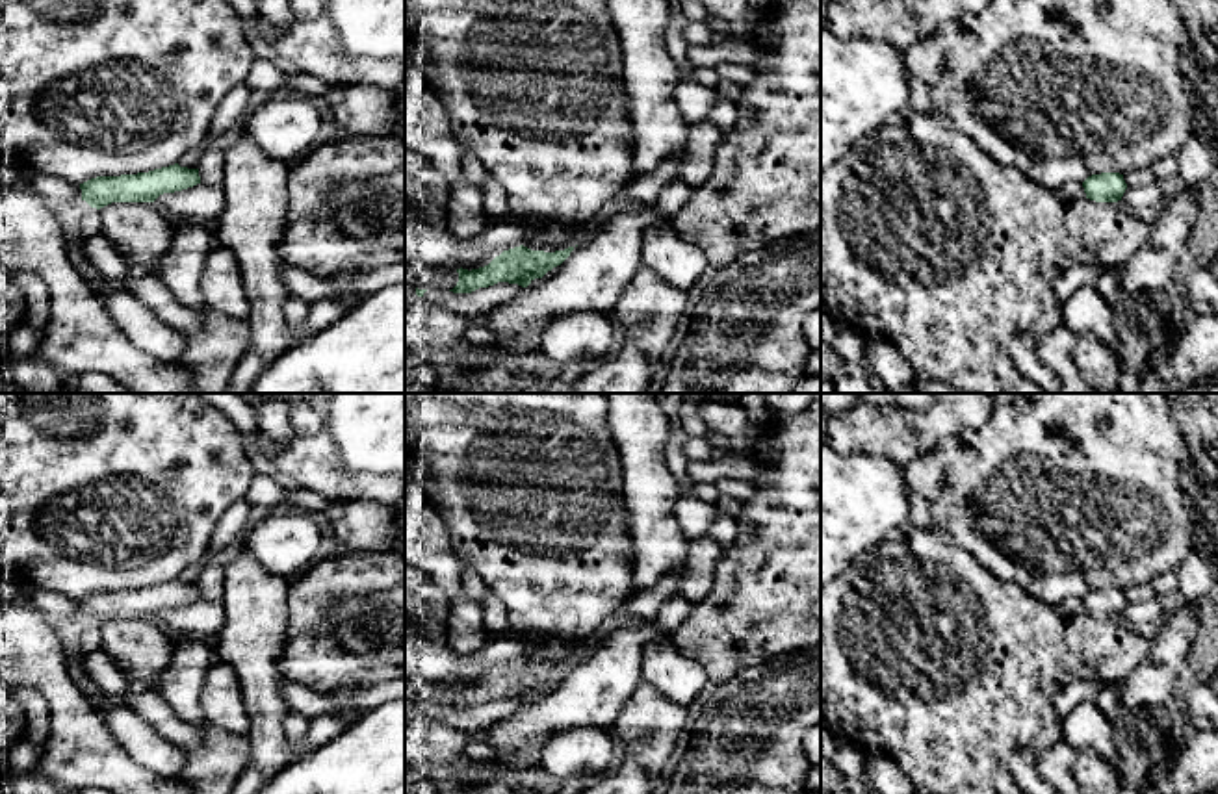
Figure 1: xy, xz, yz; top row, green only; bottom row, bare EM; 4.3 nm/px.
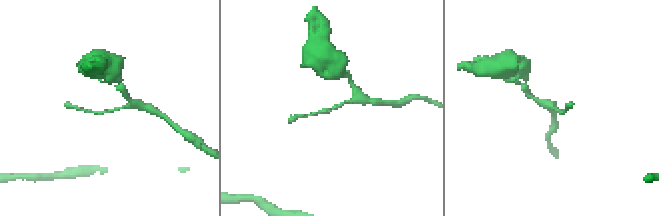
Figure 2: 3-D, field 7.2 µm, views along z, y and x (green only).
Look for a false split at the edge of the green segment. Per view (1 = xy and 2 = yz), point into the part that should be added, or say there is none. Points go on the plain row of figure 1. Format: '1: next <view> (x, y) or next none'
1: next none
2: next none

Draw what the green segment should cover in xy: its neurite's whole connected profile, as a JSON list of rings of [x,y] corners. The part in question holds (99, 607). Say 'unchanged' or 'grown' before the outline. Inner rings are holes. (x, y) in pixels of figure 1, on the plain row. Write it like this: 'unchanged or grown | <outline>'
unchanged | [[[178,579],[137,590],[97,592],[84,599],[82,616],[91,623],[111,618],[154,618],[163,608],[175,608],[201,599],[199,584]]]

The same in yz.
unchanged | [[[1120,588],[1092,590],[1082,597],[1086,614],[1095,618],[1118,618],[1121,616],[1127,599]]]

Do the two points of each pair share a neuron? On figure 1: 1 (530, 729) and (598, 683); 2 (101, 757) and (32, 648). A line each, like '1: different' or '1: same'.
1: same
2: same

